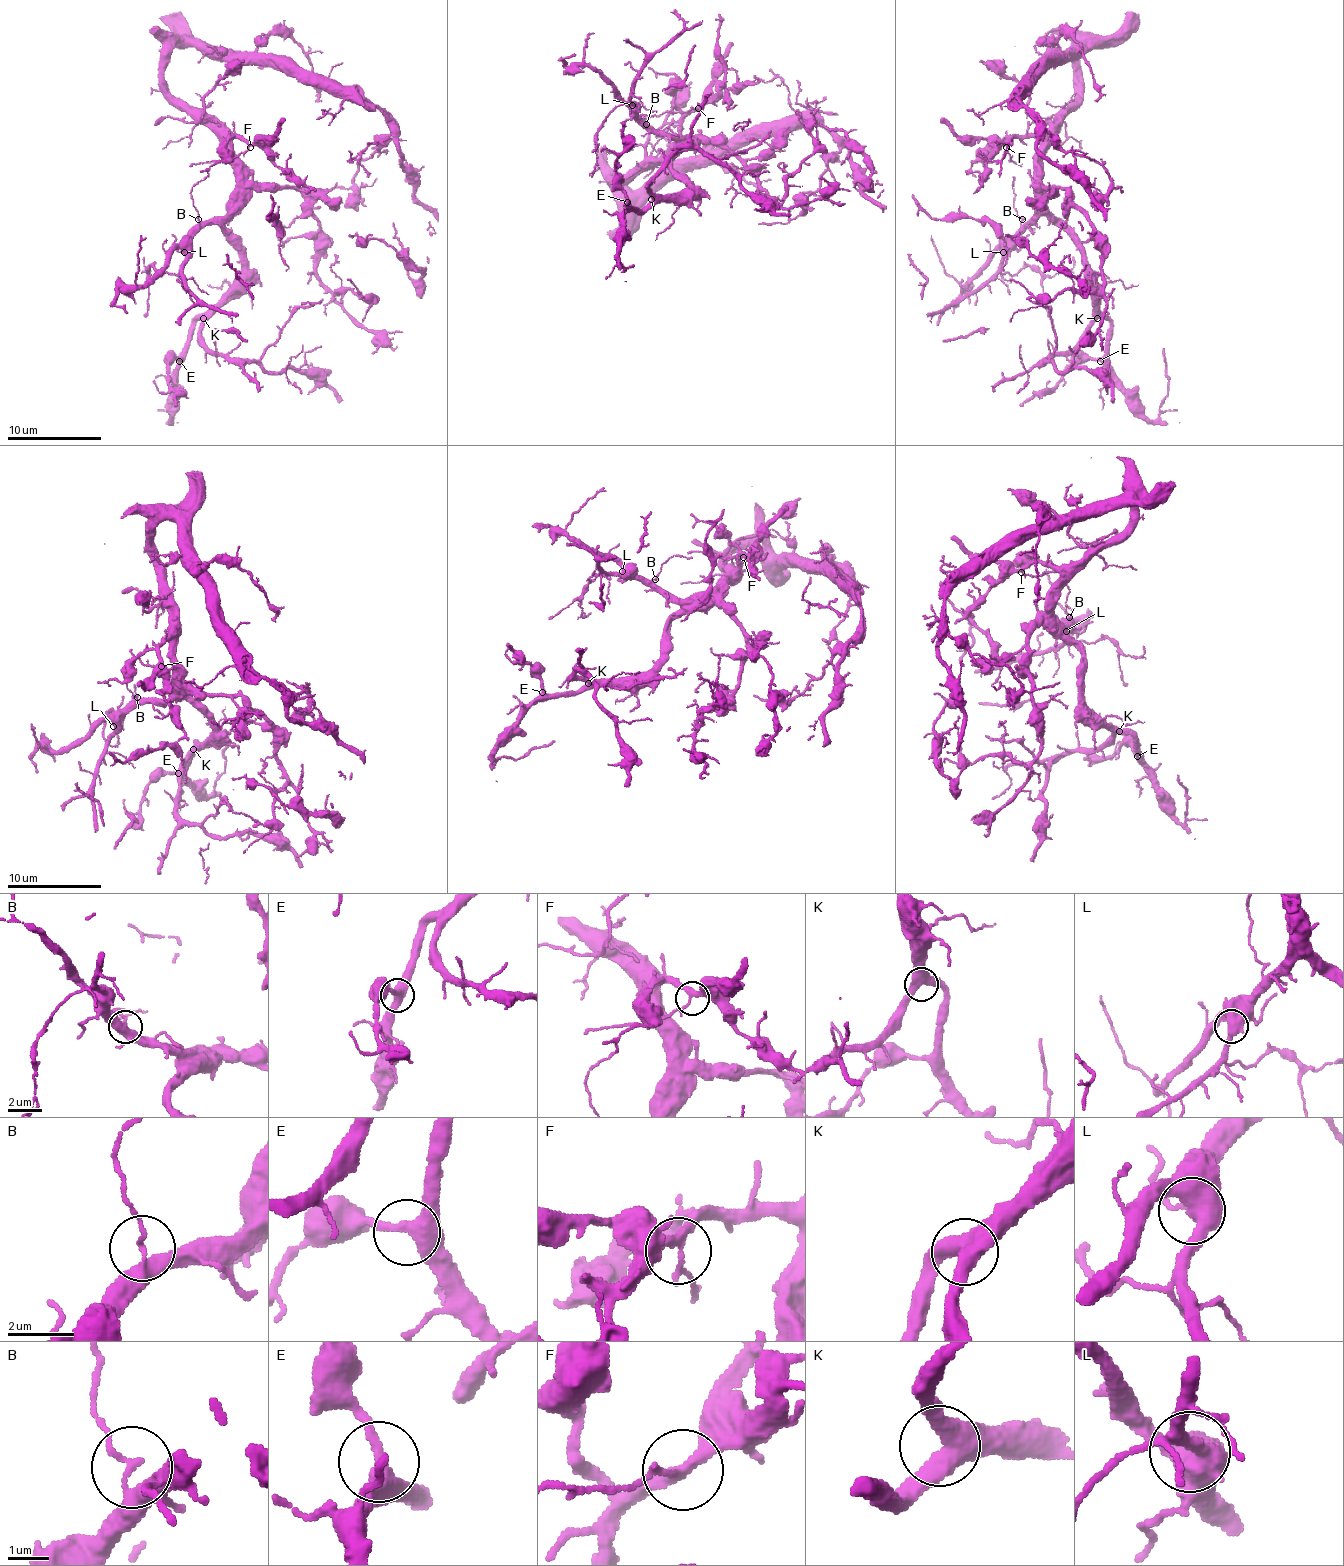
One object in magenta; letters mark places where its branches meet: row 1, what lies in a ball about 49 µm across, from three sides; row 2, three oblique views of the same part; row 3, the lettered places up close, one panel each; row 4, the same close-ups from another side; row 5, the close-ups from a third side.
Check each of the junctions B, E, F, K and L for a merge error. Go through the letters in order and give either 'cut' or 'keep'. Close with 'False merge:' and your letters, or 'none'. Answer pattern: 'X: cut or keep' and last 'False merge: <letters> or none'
B: keep
E: keep
F: keep
K: keep
L: keep
False merge: none

